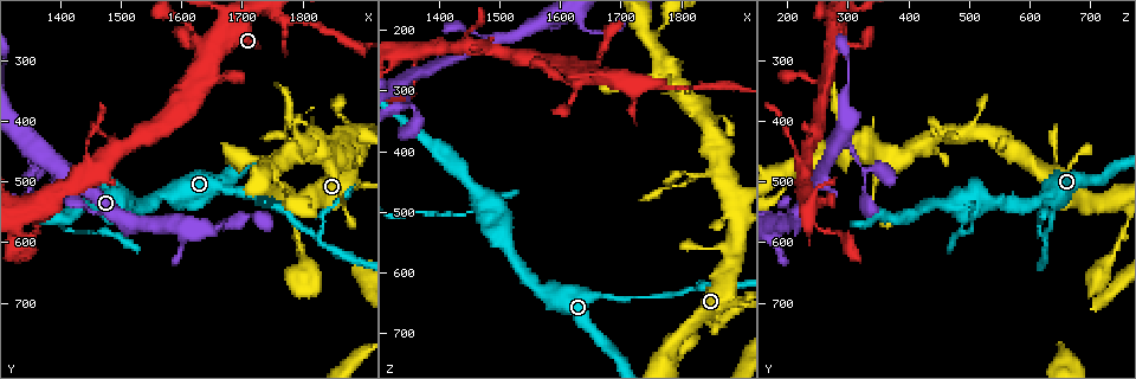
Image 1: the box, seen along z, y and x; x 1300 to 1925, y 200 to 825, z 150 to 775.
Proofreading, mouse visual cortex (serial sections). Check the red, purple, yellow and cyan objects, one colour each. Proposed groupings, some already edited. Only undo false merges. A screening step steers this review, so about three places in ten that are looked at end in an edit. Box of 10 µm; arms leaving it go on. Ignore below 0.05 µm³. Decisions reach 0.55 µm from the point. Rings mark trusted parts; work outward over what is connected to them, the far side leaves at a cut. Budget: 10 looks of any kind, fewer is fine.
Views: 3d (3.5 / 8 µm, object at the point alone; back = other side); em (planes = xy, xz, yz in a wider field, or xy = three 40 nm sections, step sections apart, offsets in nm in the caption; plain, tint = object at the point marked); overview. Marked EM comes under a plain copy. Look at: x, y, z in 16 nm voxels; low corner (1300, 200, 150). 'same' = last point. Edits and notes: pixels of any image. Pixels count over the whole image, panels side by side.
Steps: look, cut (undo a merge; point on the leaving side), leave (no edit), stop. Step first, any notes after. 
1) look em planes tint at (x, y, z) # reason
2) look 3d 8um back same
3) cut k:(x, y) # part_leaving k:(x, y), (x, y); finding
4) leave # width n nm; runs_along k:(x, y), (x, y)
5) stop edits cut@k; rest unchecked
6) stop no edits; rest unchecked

look 3d 3.5um back at (1475, 560, 490) # sharp bend

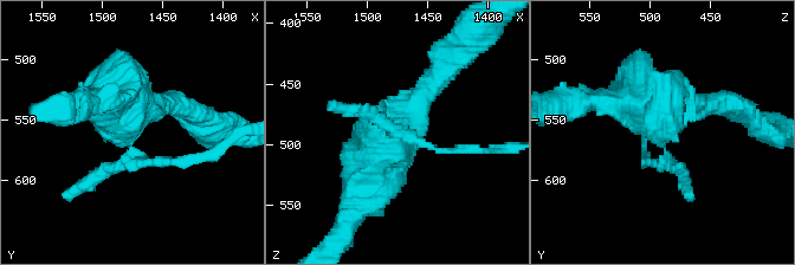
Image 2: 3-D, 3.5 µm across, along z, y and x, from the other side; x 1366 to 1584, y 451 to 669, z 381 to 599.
look em xy step 2 tint at (1478, 560, 490) # now the EM

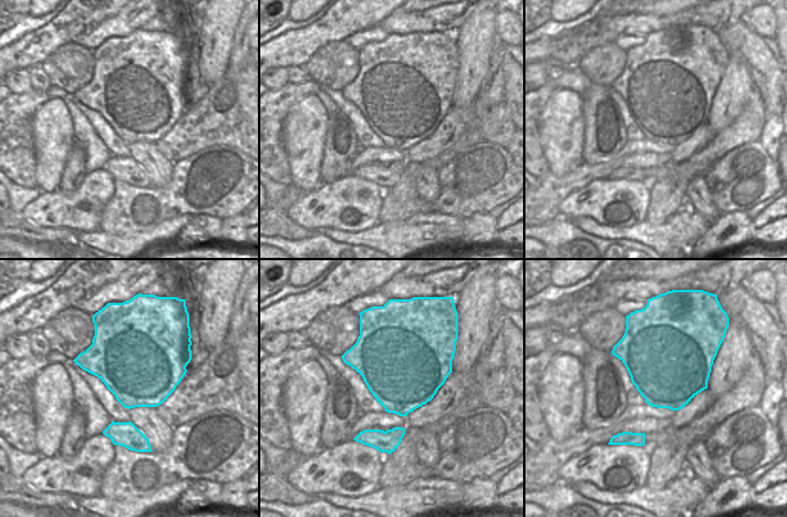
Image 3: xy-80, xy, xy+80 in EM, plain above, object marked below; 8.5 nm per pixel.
leave # runs_along 2:(353, 209), (400, 115), (440, 76); all the same cell

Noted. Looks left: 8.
look 3d 8um at (1350, 475, 325) # thick turns thin

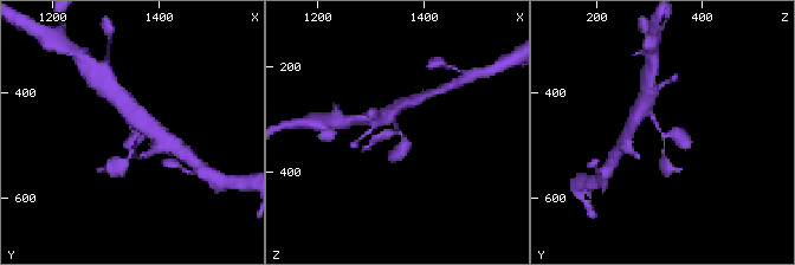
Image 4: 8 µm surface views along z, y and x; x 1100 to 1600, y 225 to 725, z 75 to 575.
look 3d 3.5um same

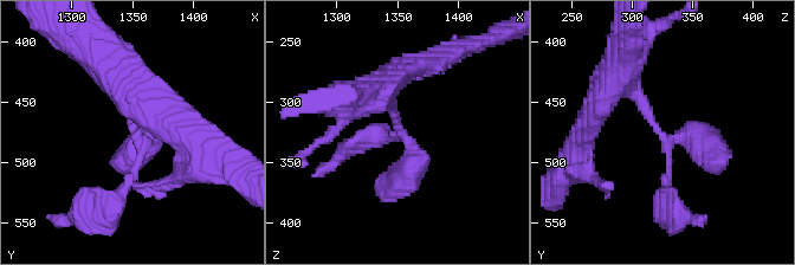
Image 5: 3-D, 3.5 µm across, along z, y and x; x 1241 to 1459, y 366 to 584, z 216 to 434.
look em planes tint at (1356, 480, 328)

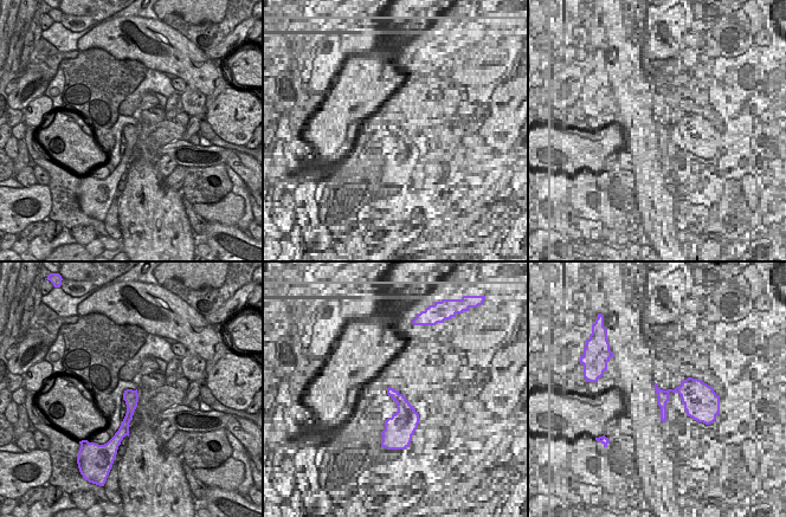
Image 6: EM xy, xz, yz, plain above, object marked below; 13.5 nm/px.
leave # arm_widths 150, 200, 400 nm; runs_along 5:(618, 77), (666, 139), (721, 161); continuous, no second cell

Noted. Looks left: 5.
look 3d 3.5um at (1775, 405, 290) # sudden change in width

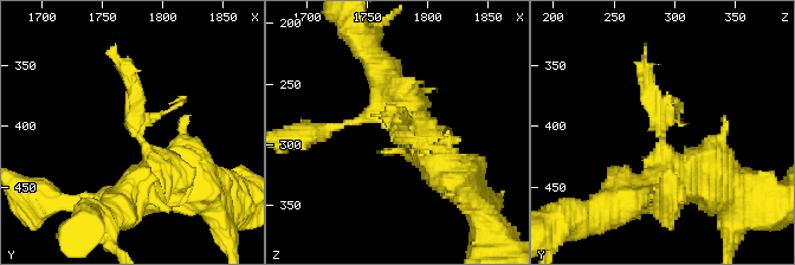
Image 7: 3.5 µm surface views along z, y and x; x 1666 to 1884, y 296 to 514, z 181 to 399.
look em xy step 3 tint at (1780, 410, 286)

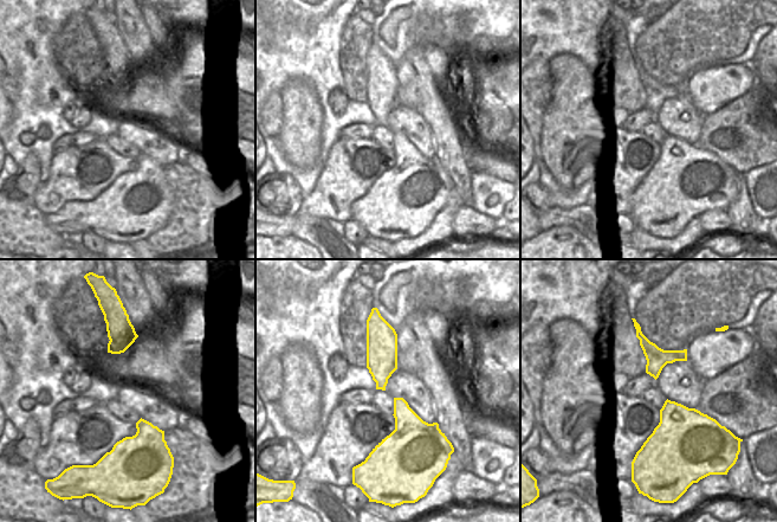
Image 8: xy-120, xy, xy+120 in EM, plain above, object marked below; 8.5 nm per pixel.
leave # runs_along 7:(180, 180), (136, 136), (122, 64); one cell here

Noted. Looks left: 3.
look 3d 8um at (1650, 275, 270) # thin arm on a thick one

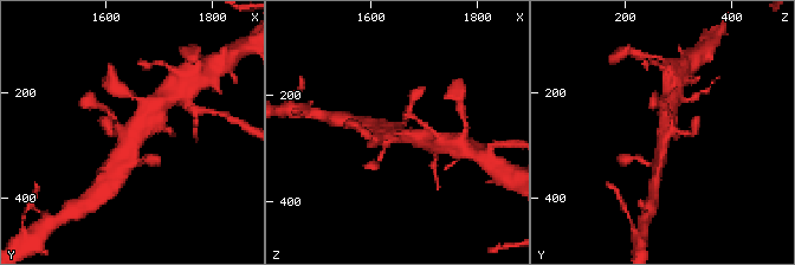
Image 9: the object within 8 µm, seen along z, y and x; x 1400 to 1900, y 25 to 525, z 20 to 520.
look 3d 3.5um same # closer look

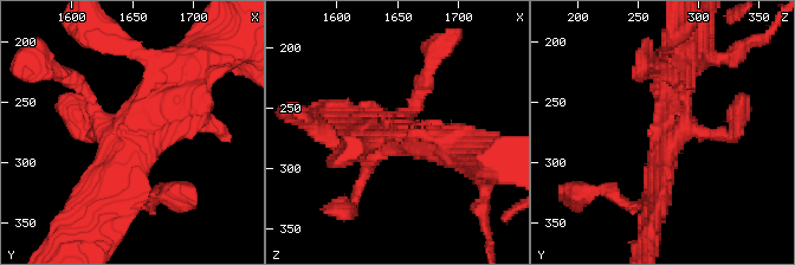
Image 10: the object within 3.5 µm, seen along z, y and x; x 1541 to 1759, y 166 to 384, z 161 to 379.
look em xy step 5 tint at (1650, 278, 276) # arms 4; arm_widths 150, 200, 350, 400 nm

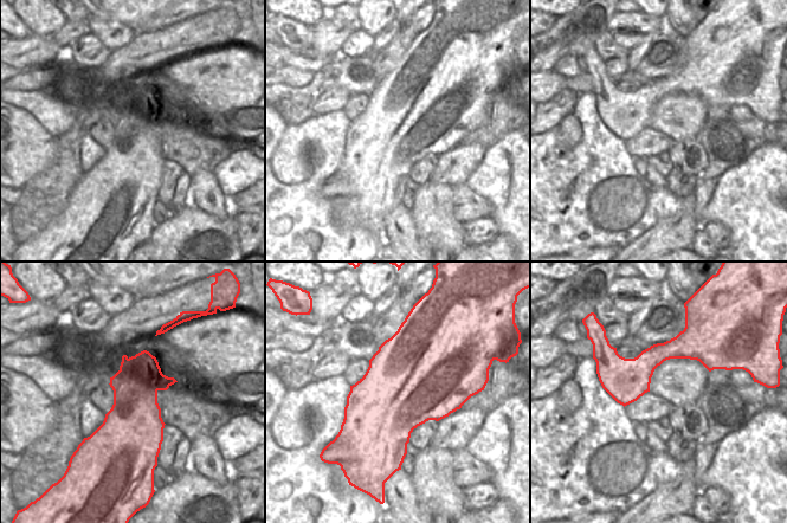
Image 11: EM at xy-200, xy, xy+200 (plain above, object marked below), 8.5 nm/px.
leave # runs_along 11:(713, 366), (665, 350), (606, 386); continuous, no second cell

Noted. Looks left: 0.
stop no edits; rest unchecked

